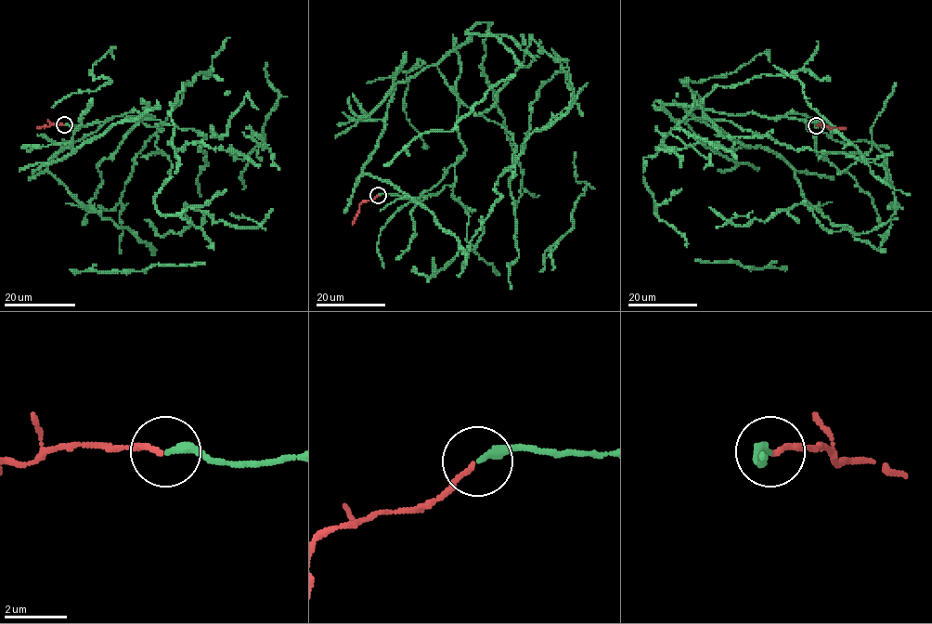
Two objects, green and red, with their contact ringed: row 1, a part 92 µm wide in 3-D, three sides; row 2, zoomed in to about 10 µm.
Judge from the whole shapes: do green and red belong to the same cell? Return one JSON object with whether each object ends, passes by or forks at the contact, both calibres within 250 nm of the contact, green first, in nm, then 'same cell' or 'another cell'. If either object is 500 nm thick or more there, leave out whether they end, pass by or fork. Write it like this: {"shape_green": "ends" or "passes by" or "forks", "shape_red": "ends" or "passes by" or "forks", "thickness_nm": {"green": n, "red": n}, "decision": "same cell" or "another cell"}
{"shape_green": "ends", "shape_red": "ends", "thickness_nm": {"green": 280, "red": 150}, "decision": "another cell"}

